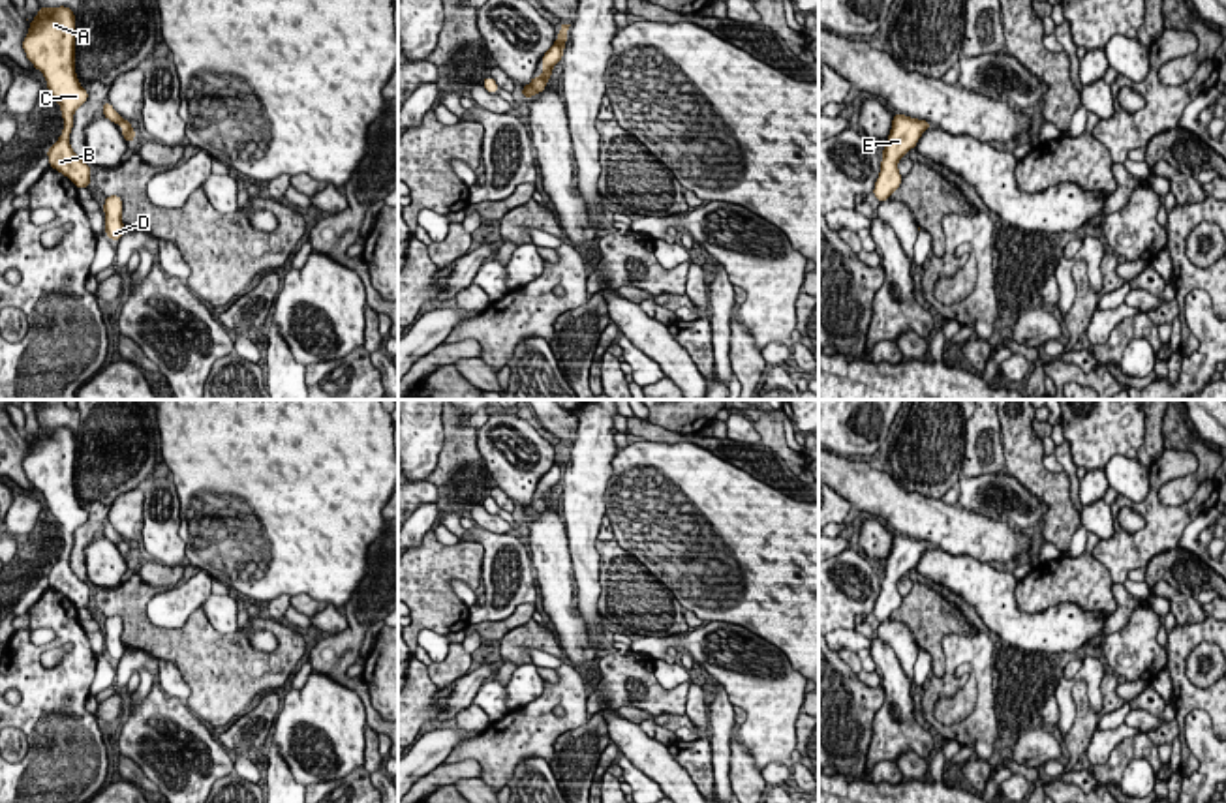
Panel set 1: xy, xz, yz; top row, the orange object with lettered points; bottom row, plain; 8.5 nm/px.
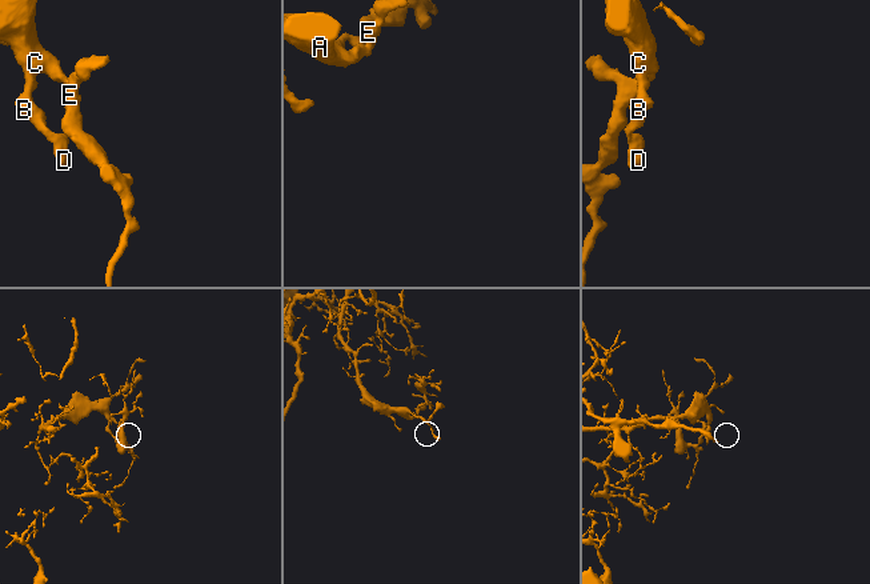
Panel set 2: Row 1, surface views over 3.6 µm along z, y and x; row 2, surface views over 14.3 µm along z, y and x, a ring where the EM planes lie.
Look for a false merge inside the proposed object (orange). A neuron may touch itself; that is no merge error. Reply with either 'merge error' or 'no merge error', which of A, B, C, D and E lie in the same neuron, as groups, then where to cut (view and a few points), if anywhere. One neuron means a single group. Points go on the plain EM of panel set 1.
no merge error | A B C D E | no cut

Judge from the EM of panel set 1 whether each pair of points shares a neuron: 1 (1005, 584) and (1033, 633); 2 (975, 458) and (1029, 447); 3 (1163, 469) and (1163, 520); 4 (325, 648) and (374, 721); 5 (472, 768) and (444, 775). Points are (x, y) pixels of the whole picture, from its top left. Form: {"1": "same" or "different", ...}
{"1": "same", "2": "different", "3": "same", "4": "same", "5": "same"}

